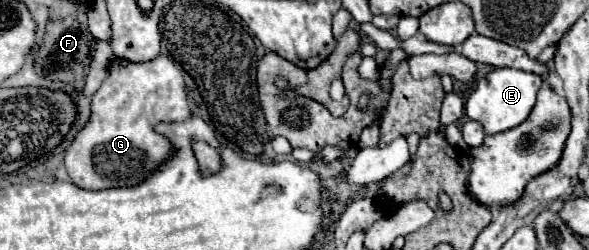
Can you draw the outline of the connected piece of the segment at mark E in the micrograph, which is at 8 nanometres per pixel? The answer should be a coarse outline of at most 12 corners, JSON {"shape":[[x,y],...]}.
{"shape":[[495,68],[465,102],[487,134],[519,126],[537,74]]}

